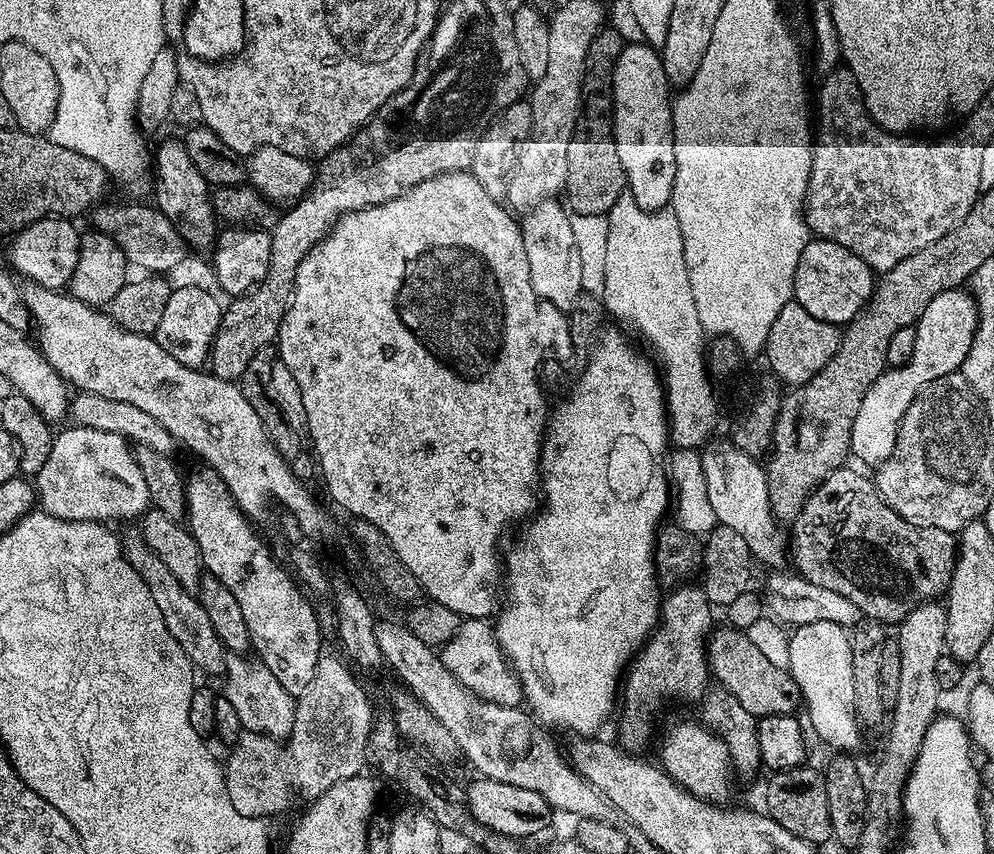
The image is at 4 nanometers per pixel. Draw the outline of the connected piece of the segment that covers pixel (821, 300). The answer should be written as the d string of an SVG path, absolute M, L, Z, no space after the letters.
M812 238L802 250L802 258L798 258L798 270L794 270L792 294L795 303L800 304L802 310L814 314L814 318L822 318L822 322L830 322L837 326L846 326L868 304L868 300L872 297L872 289L877 283L877 277L871 266L862 258L858 258L858 254L846 250L846 246L833 240Z

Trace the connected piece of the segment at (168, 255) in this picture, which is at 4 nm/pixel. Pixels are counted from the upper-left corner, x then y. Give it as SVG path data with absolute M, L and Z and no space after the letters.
M101 202L91 209L91 227L102 234L110 234L133 269L144 268L148 274L168 274L184 260L186 245L174 226L160 212L148 204L108 204Z

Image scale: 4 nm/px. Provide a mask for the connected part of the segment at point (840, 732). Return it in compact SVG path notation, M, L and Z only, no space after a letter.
M814 622L801 628L796 628L794 634L789 635L790 662L788 671L795 676L800 691L803 707L808 708L807 723L829 744L844 754L855 753L860 744L862 725L860 717L854 713L852 707L852 671L850 670L850 636L842 626L834 622Z

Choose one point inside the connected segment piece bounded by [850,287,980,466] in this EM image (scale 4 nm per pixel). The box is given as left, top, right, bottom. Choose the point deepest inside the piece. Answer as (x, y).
(945, 331)

